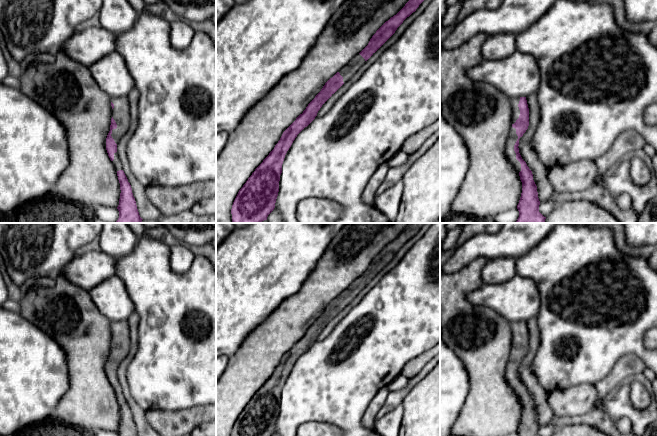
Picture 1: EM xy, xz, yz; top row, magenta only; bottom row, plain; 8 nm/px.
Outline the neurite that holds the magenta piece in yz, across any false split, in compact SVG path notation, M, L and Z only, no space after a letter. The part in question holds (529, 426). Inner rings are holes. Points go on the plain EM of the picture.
M511 321L512 351L505 368L504 377L519 397L522 417L517 429L519 436L539 436L540 425L532 395L519 377L519 363L529 350L529 332L526 321Z

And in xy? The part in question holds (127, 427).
M127 320L112 321L111 325L112 342L110 355L106 362L106 374L117 395L120 407L121 417L117 433L119 436L138 436L131 409L123 395L123 390L117 377L117 368L130 350L129 326Z

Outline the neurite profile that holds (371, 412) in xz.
M383 387L380 389L377 394L373 397L369 405L367 406L365 413L362 418L362 425L367 429L373 429L374 423L377 419L377 415L381 407L384 405L388 394L390 393L389 389Z

